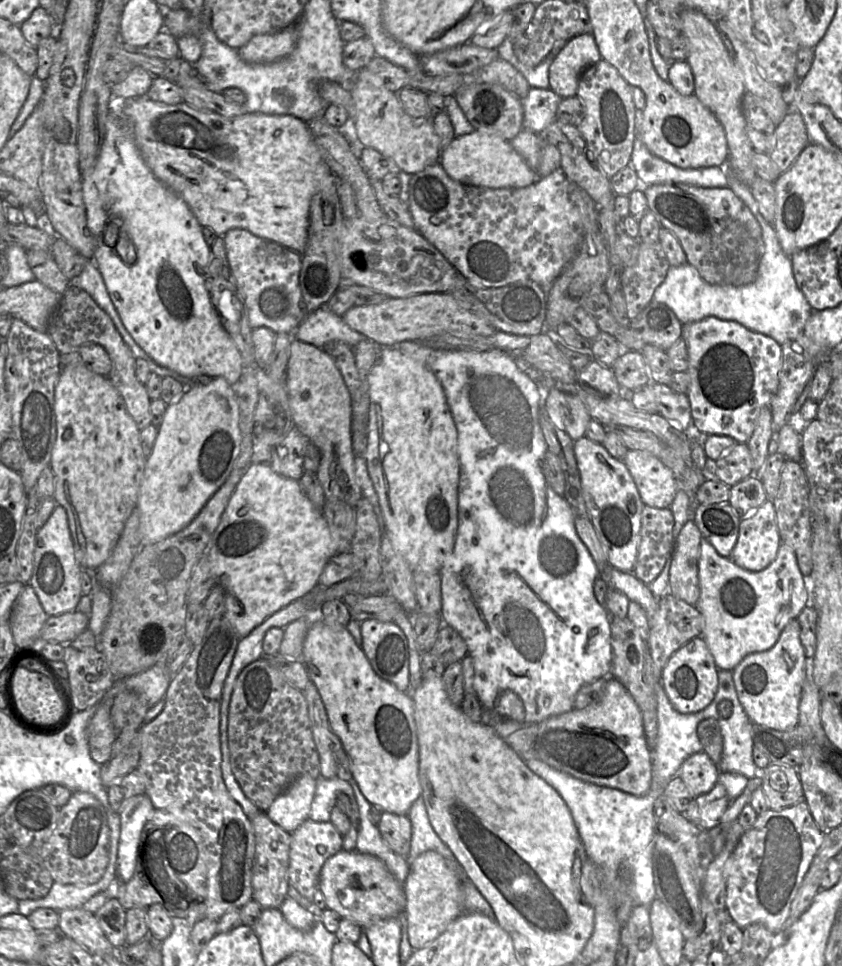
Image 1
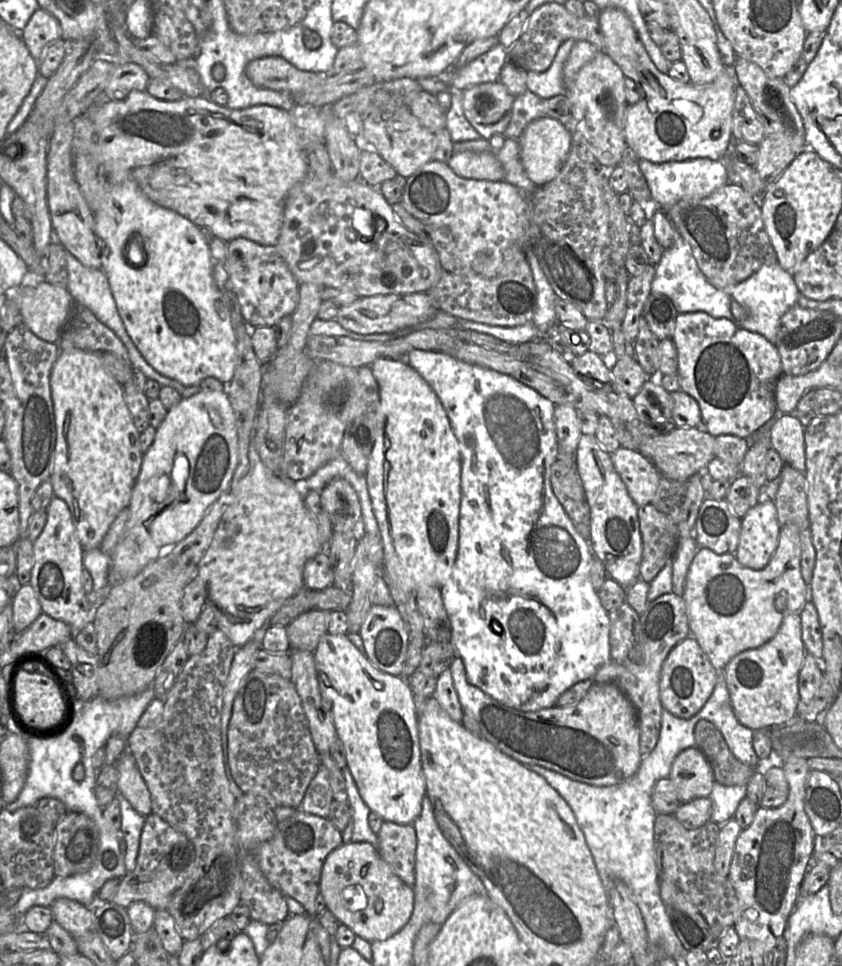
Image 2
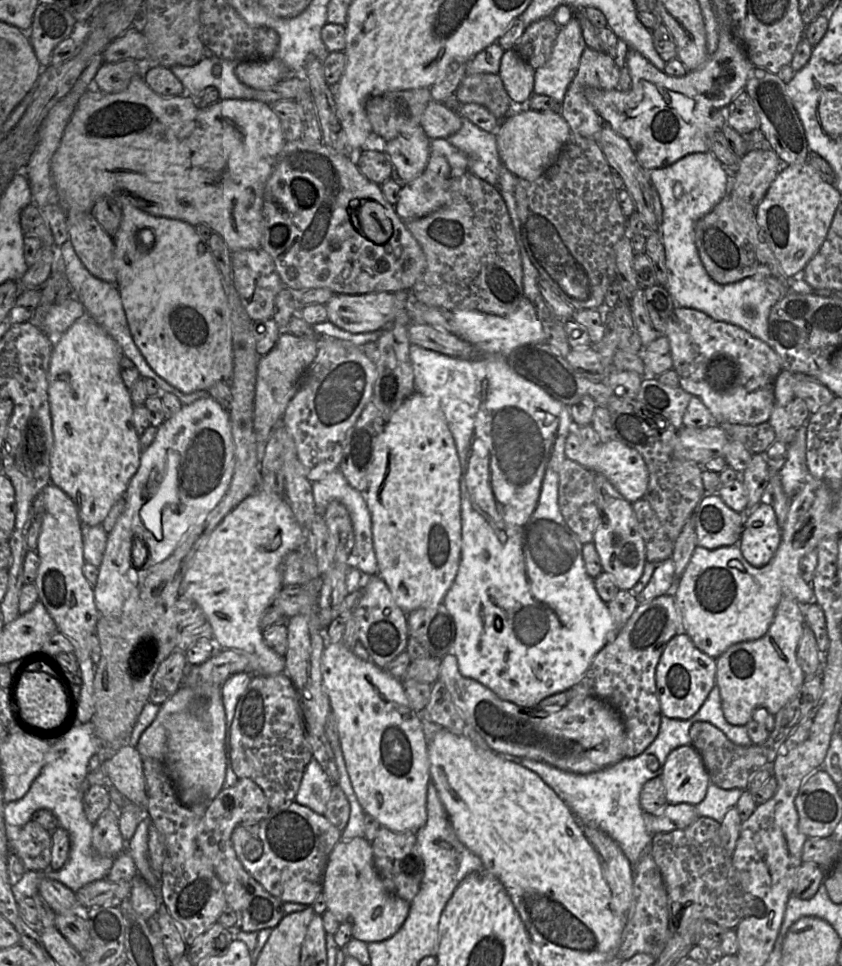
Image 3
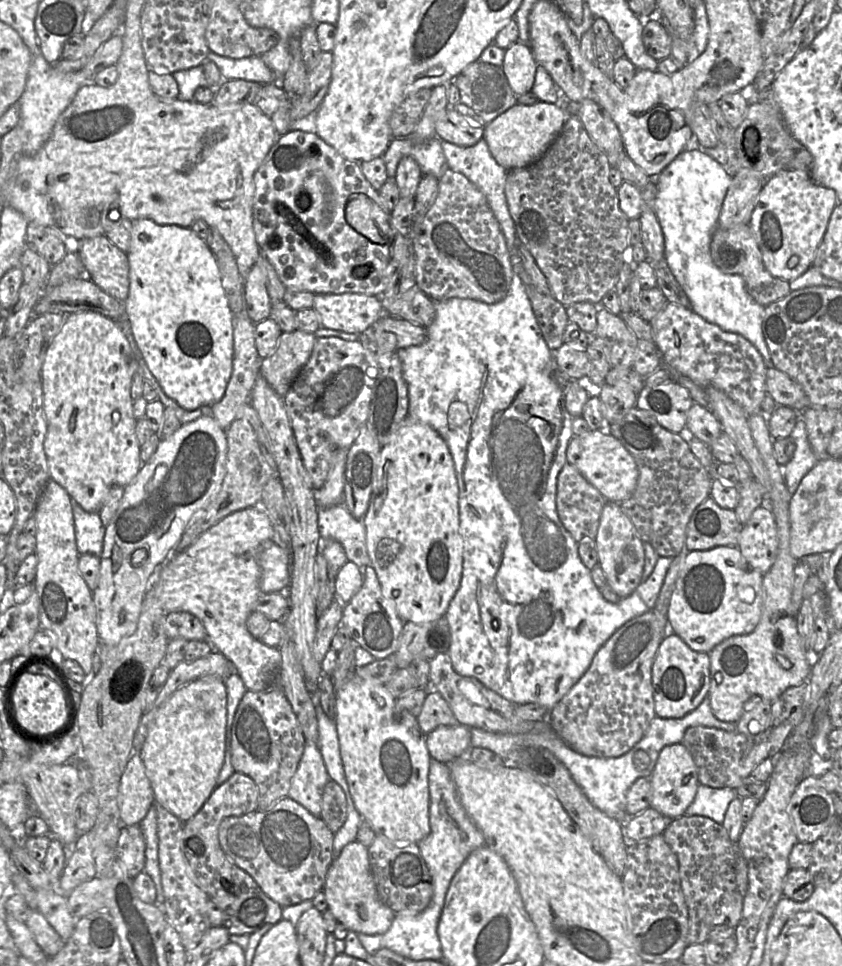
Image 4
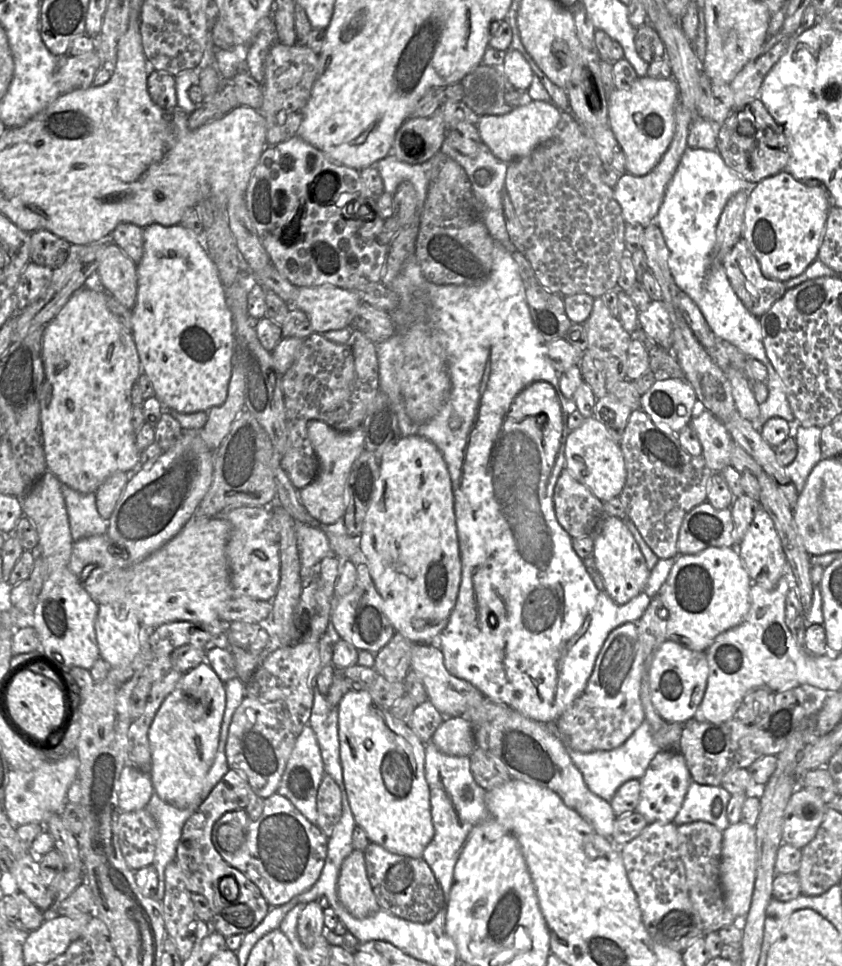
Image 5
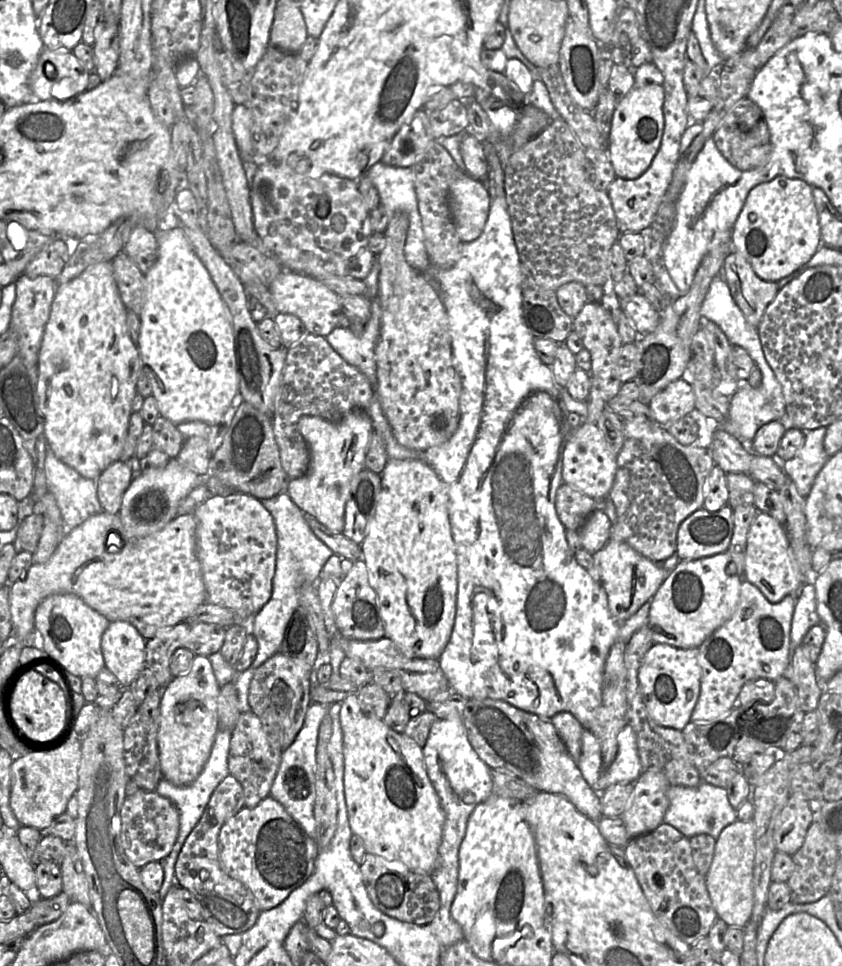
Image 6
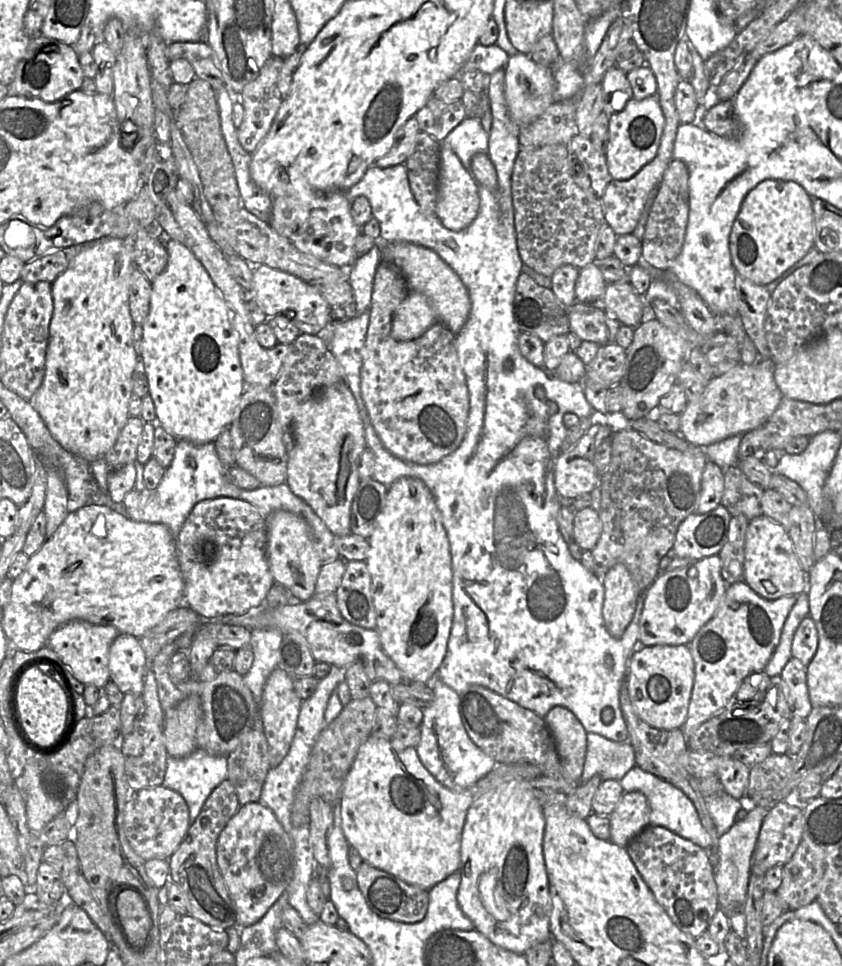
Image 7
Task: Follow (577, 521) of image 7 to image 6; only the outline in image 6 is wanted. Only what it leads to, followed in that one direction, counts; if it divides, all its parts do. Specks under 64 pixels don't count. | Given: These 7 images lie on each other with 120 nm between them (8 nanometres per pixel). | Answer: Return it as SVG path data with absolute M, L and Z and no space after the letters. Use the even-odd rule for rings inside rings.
M594 510L578 530L582 549L593 553L601 550L610 539L612 523L604 511Z

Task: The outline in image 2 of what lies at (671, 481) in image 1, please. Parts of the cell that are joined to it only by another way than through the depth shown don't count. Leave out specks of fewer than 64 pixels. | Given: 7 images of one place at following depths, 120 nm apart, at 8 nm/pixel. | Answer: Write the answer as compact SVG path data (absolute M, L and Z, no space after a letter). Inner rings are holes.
M624 447L611 453L610 458L635 504L651 504L663 476L654 463L638 450Z

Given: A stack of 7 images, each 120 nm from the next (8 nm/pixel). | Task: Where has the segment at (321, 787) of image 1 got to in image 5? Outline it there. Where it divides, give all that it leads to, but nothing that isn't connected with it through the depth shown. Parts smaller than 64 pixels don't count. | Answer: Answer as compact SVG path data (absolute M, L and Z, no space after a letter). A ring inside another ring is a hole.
M307 725L297 737L295 746L286 764L277 794L287 798L312 824L317 825L317 793L325 775L320 748L312 728Z

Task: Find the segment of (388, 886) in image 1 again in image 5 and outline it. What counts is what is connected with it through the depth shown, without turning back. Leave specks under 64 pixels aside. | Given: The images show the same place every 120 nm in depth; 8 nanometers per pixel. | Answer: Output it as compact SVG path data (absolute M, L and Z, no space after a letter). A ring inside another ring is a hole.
M354 849L342 862L337 896L346 910L357 919L370 917L380 909L368 880L363 851Z

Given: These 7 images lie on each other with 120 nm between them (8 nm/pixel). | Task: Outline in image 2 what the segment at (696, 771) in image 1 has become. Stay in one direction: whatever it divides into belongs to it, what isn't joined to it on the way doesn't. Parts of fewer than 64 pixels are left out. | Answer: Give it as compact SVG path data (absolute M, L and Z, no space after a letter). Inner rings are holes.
M698 747L687 748L677 755L669 778L682 803L710 796L716 782L712 766Z

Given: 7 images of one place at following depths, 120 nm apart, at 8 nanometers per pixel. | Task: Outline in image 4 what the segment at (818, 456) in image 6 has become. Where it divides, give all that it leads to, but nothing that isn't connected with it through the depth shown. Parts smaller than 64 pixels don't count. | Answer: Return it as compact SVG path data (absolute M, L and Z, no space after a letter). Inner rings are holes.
M803 418L798 419L790 437L796 448L792 459L782 466L782 472L788 492L793 496L803 477L816 465L819 459L815 456L809 443Z

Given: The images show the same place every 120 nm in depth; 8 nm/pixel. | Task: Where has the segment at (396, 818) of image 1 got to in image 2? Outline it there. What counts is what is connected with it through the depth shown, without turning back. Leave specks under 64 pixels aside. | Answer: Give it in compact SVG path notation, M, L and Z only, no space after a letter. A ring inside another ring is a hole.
M384 821L377 838L377 849L382 859L405 884L413 887L417 846L413 824Z

